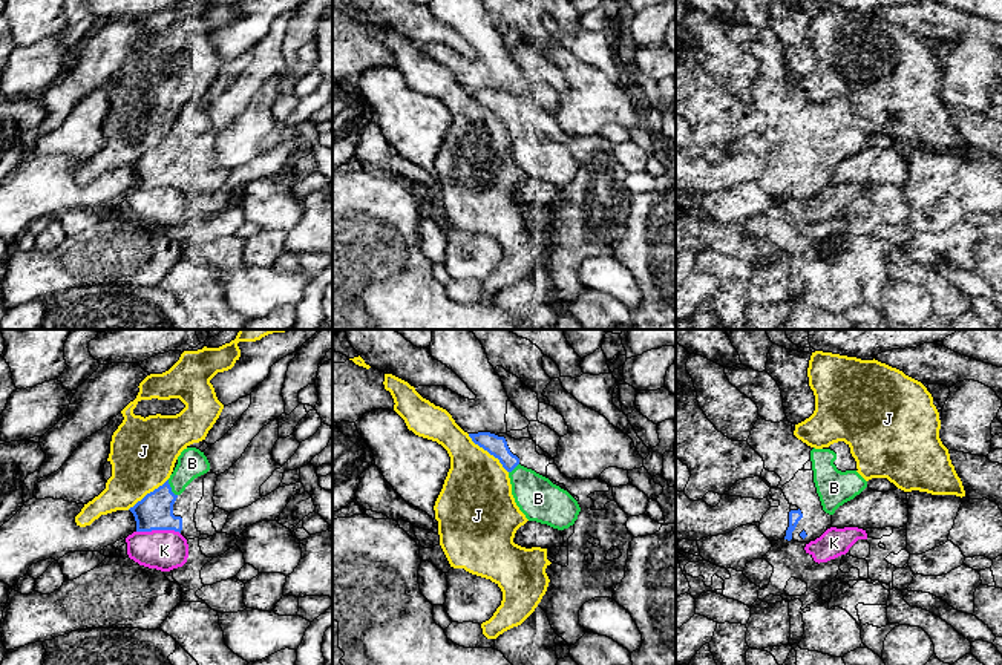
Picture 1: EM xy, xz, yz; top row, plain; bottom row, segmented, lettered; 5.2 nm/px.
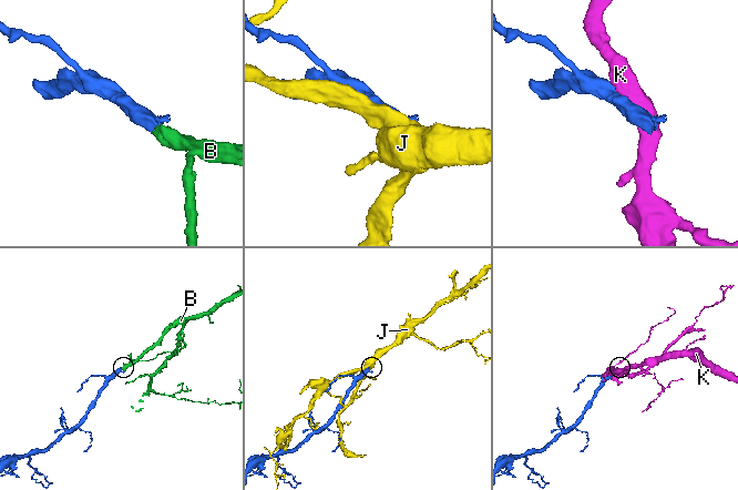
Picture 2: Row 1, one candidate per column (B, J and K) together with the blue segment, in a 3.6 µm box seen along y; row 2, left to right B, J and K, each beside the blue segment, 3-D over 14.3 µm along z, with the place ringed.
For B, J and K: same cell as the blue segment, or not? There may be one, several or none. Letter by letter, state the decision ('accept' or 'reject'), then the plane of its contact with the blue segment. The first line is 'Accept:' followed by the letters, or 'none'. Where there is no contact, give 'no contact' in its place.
Accept: B
B: accept | xy
J: reject | xz
K: reject | xy

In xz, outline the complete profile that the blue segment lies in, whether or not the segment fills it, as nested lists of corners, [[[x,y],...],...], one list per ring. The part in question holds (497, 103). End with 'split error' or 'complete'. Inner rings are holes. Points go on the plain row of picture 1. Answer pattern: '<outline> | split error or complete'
[[[490,89],[469,90],[472,98],[499,116],[509,129],[512,152],[529,178],[564,187],[575,181],[581,164],[578,158],[548,135],[519,121],[504,93]]] | split error

